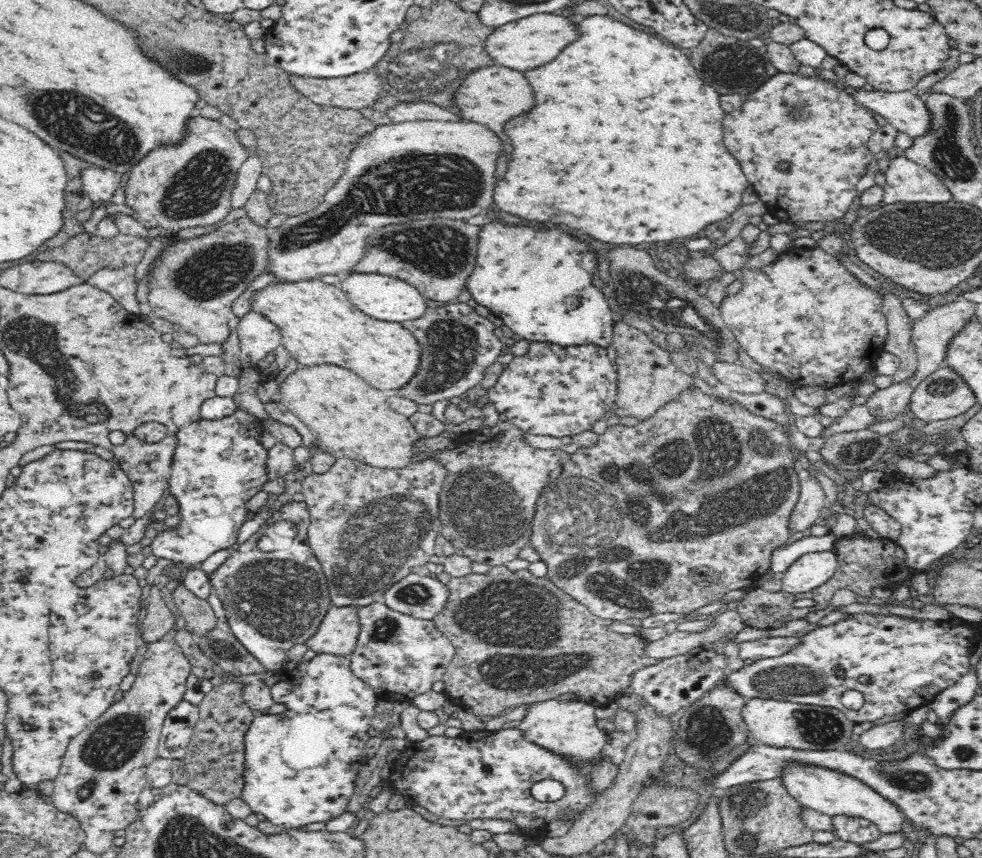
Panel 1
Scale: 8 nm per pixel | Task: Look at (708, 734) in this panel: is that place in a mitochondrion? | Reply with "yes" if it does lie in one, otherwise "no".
yes

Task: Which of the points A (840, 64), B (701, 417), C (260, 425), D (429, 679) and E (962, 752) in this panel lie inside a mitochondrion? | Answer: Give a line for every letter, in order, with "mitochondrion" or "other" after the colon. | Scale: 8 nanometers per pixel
A: other
B: mitochondrion
C: other
D: other
E: mitochondrion

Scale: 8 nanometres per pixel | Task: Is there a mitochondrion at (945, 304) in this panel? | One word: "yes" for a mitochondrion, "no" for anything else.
no

